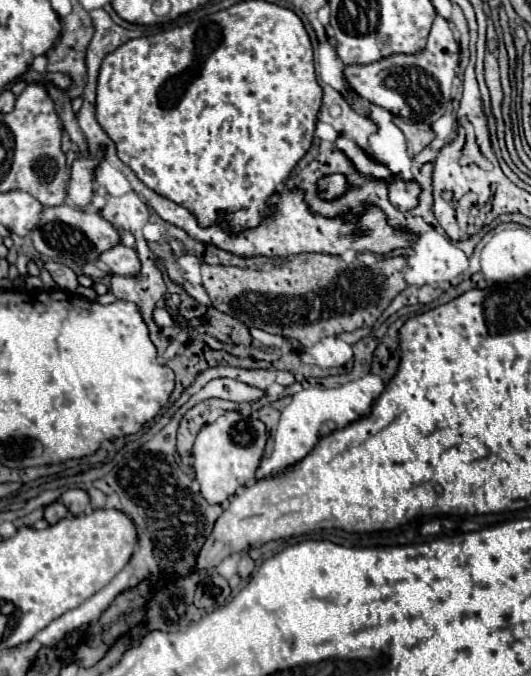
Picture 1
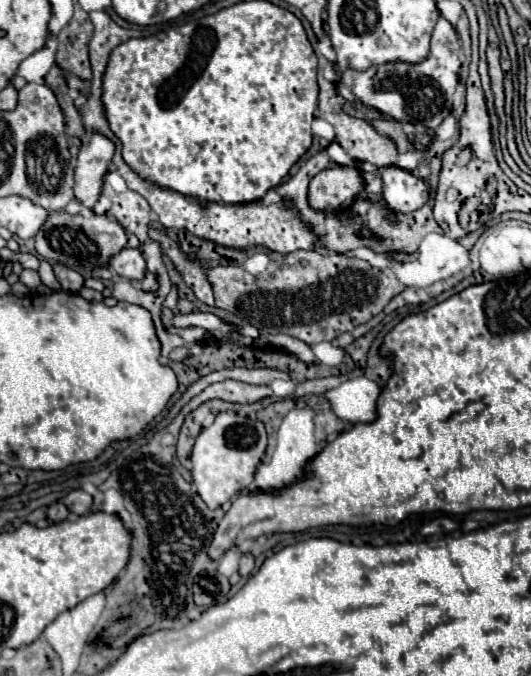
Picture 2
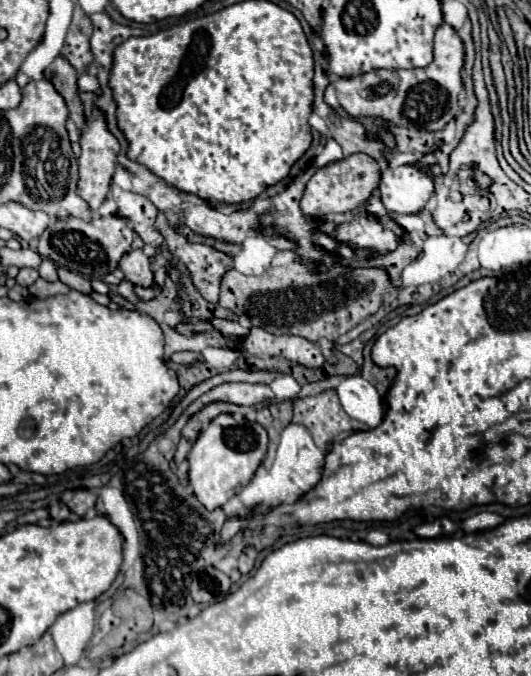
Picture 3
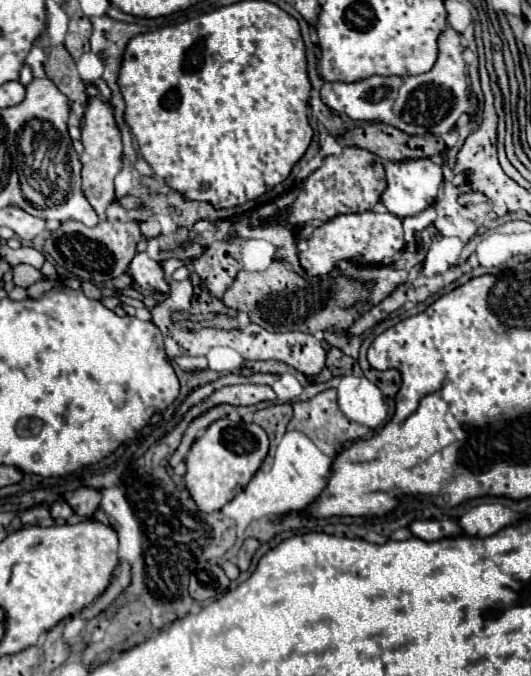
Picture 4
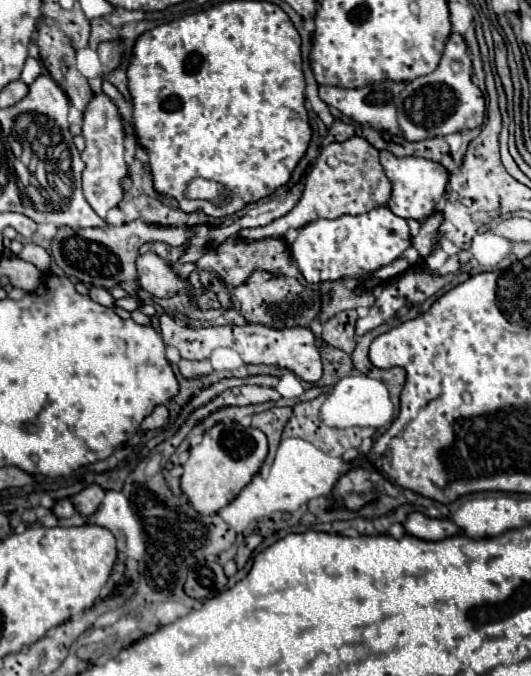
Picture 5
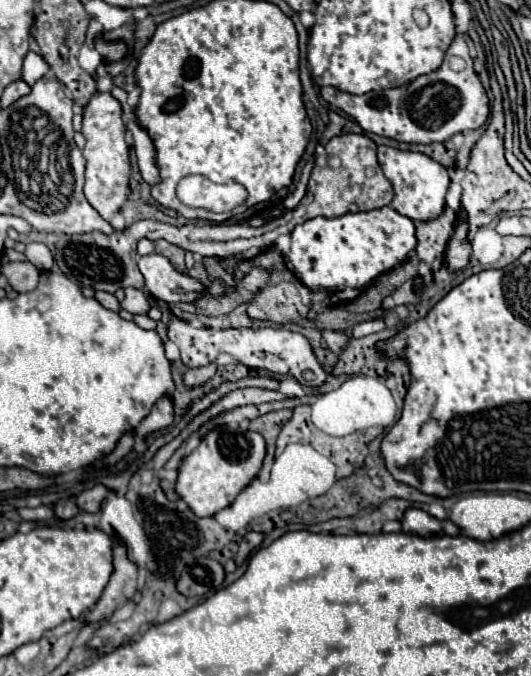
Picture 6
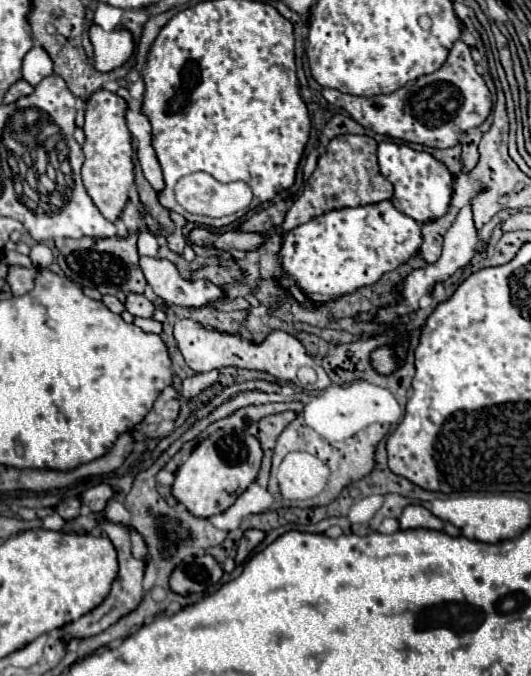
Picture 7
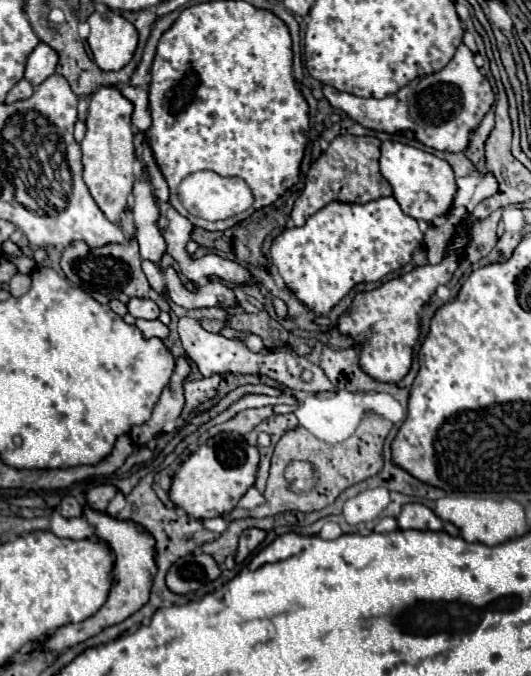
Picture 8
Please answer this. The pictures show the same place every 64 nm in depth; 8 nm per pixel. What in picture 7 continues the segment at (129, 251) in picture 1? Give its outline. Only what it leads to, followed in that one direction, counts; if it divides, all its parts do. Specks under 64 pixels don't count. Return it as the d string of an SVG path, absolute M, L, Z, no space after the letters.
M140 258L140 268L150 284L150 288L168 304L178 304L186 308L200 308L224 298L224 290L212 282L204 280L184 280L176 266L168 260Z

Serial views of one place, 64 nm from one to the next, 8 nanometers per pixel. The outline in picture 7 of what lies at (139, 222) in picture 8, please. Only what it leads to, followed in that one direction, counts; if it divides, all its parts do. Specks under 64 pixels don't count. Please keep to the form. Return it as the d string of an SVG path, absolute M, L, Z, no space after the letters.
M142 228L140 234L138 234L138 252L140 252L140 256L156 258L158 248L160 248L158 234L152 234L148 228Z

